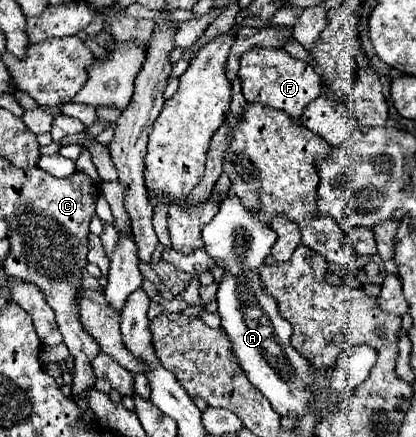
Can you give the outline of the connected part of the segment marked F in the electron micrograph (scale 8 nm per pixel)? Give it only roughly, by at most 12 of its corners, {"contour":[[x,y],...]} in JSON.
{"contour":[[283,48],[241,56],[247,102],[299,120],[323,92],[311,64]]}

